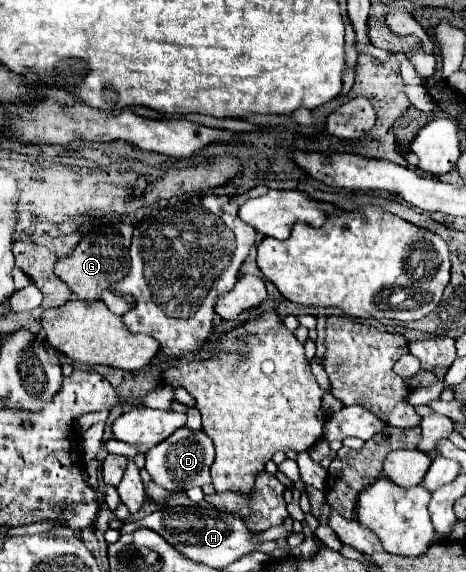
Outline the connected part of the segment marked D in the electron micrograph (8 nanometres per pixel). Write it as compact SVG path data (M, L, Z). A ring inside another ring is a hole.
M181 427L177 433L173 433L169 439L153 447L145 455L145 469L149 471L153 483L167 491L187 491L191 487L203 487L211 483L209 467L213 465L215 459L215 449L213 441L205 435L205 431L191 431L187 427Z

